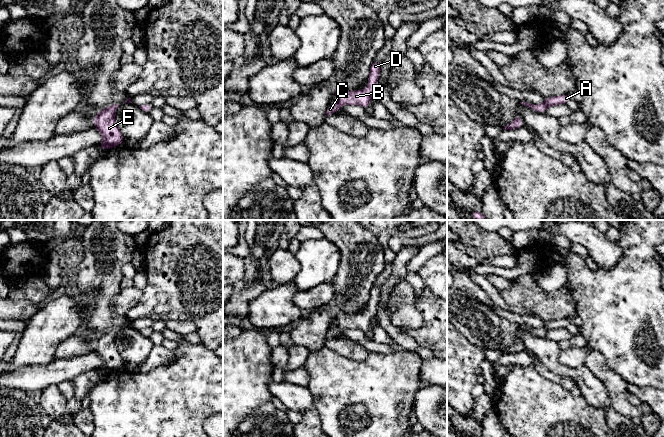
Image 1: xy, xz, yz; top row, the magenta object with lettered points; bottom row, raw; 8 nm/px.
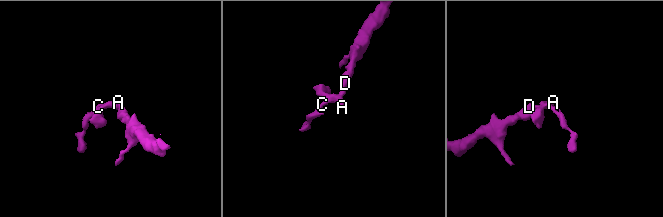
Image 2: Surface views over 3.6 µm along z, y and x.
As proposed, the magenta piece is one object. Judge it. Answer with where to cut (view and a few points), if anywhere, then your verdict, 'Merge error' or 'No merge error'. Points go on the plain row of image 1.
No split. No merge error

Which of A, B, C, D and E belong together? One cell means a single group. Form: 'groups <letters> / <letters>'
groups A B C D E

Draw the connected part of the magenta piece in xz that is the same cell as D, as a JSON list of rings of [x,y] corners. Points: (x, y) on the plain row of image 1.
[[[374,284],[370,291],[370,298],[368,301],[368,311],[363,314],[348,315],[341,311],[334,312],[335,322],[337,328],[332,328],[328,331],[326,341],[335,336],[339,336],[341,329],[359,329],[366,333],[371,326],[371,319],[377,312],[378,302],[381,296],[381,288]]]

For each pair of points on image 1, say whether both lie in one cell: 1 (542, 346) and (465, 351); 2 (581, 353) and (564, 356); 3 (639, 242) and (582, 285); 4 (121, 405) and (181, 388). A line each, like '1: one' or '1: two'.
1: two
2: one
3: one
4: one

